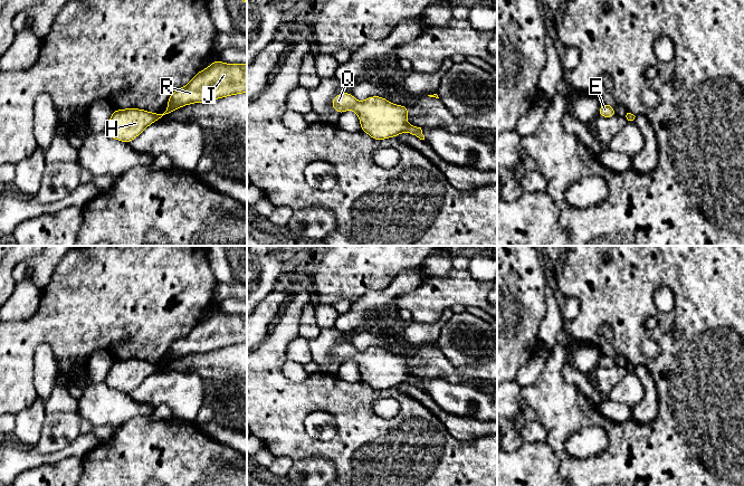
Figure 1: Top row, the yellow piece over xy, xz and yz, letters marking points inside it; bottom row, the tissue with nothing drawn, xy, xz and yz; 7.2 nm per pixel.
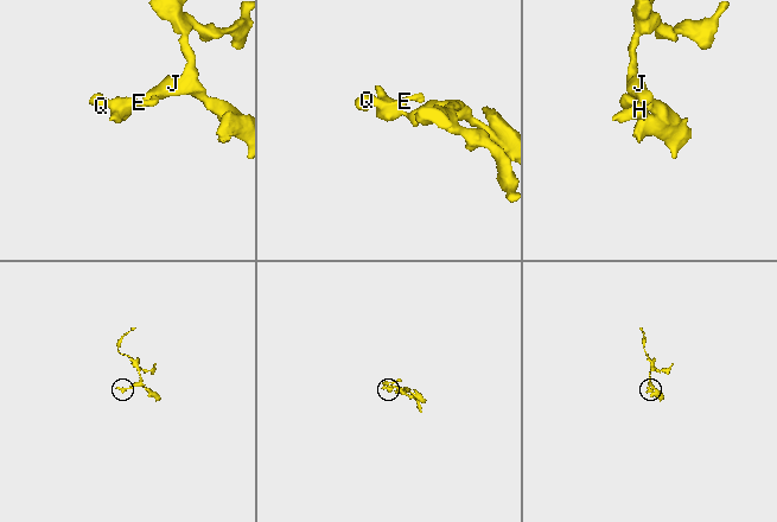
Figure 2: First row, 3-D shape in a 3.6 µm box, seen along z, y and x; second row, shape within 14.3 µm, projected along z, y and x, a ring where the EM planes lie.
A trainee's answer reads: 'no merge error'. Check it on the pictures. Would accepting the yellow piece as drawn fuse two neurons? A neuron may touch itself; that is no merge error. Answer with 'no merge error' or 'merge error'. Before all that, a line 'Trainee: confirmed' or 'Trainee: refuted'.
Trainee: confirmed
no merge error

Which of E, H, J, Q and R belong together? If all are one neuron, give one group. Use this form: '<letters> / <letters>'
E H J Q R

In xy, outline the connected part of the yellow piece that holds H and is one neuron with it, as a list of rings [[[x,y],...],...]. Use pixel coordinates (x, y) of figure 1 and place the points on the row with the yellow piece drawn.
[[[214,59],[187,86],[171,94],[165,112],[154,114],[139,108],[114,109],[105,132],[111,139],[130,143],[150,124],[169,116],[179,107],[241,93],[247,93],[247,64],[225,64]]]

